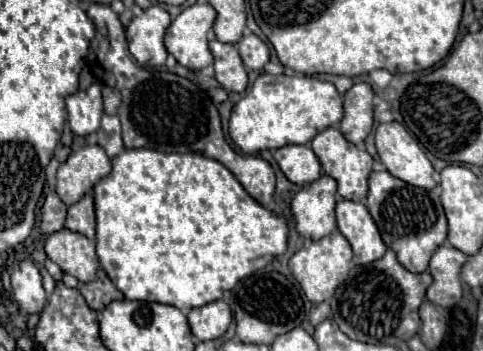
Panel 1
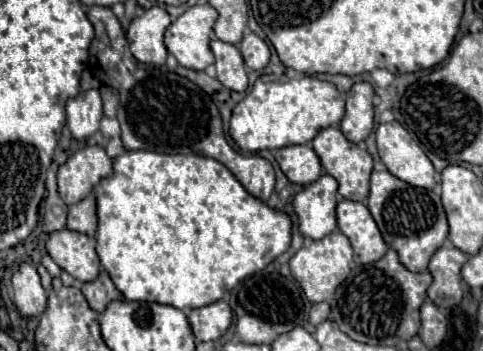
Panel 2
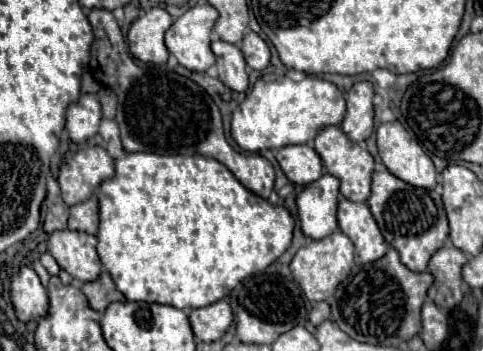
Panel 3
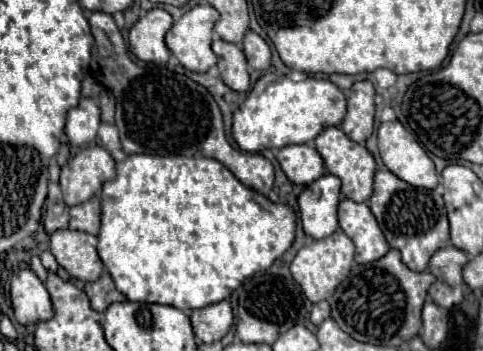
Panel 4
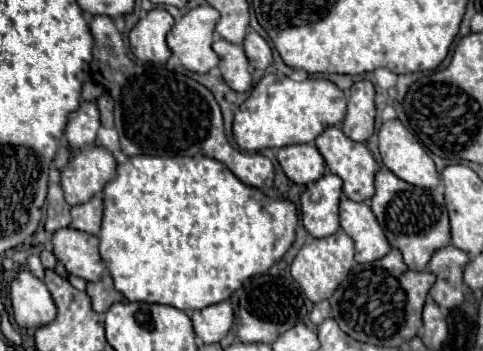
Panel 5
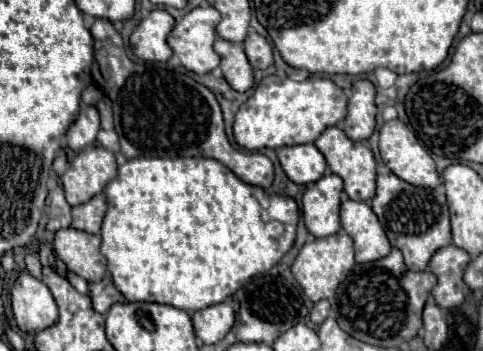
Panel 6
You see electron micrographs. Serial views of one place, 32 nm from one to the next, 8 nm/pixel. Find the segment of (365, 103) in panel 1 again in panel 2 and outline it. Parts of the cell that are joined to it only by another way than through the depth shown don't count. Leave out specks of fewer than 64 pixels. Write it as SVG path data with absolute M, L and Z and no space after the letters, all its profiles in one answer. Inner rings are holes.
M356 82L346 94L346 114L340 122L340 130L354 144L368 138L374 128L374 88L368 82Z

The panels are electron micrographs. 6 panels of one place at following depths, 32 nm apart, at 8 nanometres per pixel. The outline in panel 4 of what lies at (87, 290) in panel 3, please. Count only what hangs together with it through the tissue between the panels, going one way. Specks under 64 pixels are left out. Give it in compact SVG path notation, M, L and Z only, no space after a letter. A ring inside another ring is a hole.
M104 270L104 274L100 276L100 280L96 280L96 282L88 282L86 284L86 288L84 288L84 292L88 294L88 298L90 298L90 302L92 302L92 308L96 310L96 312L104 312L110 304L114 304L114 302L124 302L126 298L116 290L116 286L114 286L114 282L112 282L112 278L110 278L110 274Z

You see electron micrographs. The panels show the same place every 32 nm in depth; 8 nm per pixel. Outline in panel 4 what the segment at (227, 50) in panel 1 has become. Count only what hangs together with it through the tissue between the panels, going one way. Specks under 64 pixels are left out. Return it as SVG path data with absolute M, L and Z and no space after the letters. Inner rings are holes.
M216 40L212 50L218 56L218 68L224 84L236 92L246 92L250 88L250 74L244 52L236 44L224 40Z

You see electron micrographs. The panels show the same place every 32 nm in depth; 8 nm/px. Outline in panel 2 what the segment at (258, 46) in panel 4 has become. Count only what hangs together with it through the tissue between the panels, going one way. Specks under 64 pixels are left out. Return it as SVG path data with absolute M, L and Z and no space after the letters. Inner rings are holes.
M254 32L246 34L238 48L242 52L242 58L244 58L246 66L250 66L252 70L262 70L262 68L268 66L268 62L270 62L270 48Z

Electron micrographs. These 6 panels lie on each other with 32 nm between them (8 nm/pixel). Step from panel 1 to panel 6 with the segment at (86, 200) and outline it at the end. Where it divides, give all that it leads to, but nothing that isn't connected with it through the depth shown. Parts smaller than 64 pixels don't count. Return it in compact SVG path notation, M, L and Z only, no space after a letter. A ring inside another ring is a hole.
M96 194L92 200L72 208L72 218L74 218L72 228L84 230L90 234L98 234L102 220L104 220L104 214L106 214L106 196Z

